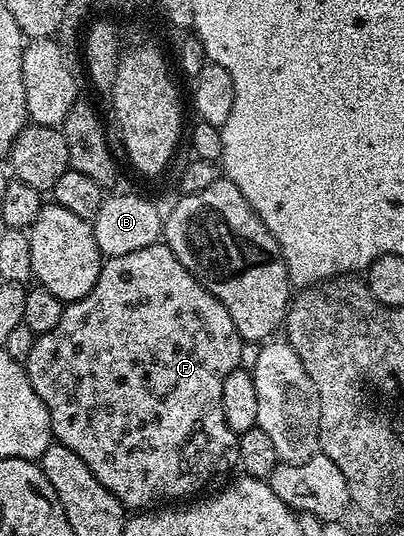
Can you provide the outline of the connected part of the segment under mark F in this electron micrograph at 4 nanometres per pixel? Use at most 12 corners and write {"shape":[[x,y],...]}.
{"shape":[[159,242],[24,361],[130,510],[239,467],[228,310]]}

